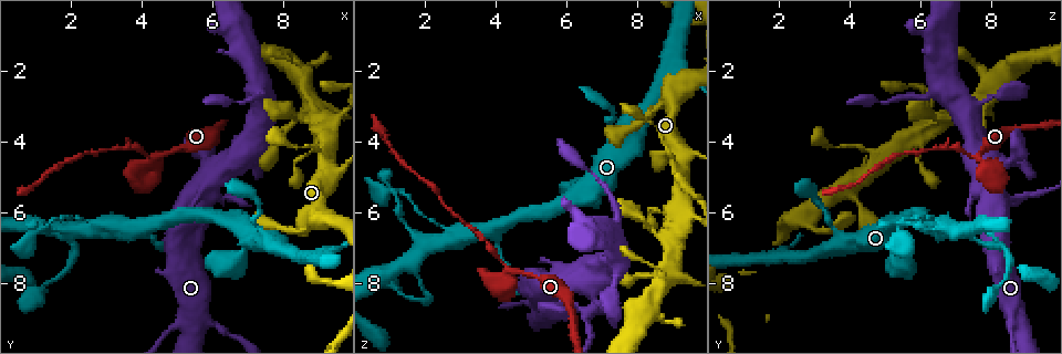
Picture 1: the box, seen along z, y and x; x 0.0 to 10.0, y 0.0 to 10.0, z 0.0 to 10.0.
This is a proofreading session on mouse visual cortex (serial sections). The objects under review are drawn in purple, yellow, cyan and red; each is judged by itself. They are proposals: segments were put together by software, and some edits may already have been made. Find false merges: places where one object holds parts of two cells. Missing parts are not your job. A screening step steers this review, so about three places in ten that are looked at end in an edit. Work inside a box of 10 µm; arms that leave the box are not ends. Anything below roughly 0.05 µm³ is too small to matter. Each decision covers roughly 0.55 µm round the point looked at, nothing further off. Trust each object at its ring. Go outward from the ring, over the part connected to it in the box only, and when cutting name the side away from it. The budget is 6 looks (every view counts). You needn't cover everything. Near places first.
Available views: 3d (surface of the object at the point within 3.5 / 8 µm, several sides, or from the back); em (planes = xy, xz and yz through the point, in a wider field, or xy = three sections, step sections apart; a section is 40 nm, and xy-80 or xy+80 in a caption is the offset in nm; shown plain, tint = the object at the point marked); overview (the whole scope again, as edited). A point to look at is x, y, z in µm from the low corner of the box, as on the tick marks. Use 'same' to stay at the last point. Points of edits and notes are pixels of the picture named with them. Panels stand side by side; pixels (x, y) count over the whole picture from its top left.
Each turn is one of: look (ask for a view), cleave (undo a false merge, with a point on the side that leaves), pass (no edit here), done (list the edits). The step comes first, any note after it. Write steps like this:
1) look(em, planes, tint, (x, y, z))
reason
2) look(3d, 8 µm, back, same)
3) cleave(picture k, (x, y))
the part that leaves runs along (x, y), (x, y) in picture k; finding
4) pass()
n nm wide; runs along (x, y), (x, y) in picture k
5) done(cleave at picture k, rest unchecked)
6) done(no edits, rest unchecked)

look(3d, 3.5 µm, (4.50, 4.45, 7.65))
thin neck

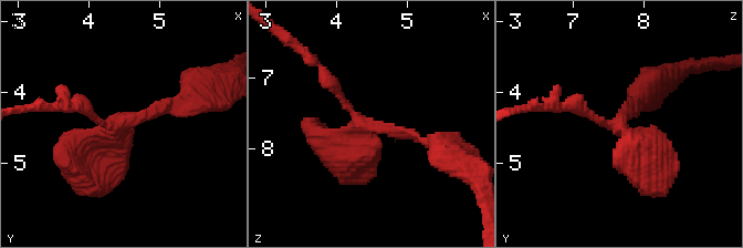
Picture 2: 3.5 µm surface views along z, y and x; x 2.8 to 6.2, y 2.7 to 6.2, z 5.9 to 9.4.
look(em, planes, tint, (4.45, 4.40, 7.65))
4 arms; arms of 150, 150, 250, 350 nm

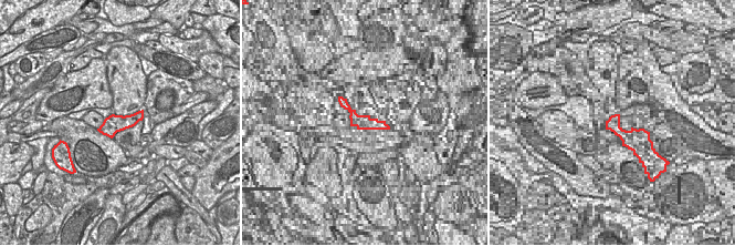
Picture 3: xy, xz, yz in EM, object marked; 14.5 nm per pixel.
pass()
runs along (187, 106), (123, 120), (89, 146), (95, 161) in picture 2; all the same cell

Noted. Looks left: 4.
look(3d, 3.5 µm, (1.90, 6.55, 8.05))
narrows sharply

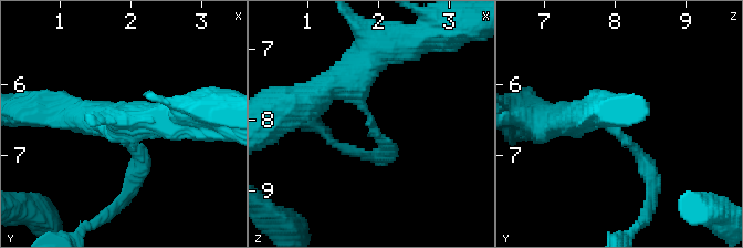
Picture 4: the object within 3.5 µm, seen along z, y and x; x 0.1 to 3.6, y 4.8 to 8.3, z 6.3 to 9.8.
look(em, xy, step 2, tint, (1.90, 6.65, 8.00))
arms of 250, 450 nm; now the EM

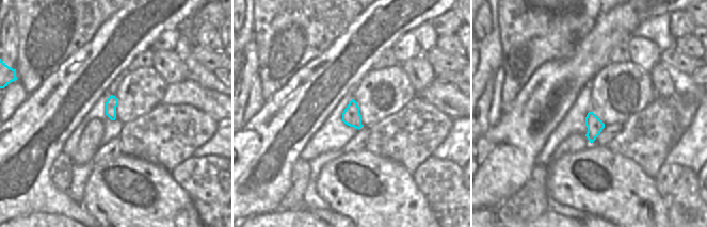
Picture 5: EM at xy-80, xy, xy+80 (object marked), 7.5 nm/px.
pass()
runs along (552, 121), (605, 121), (653, 182) in picture 4; all the same cell

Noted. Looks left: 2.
look(3d, 3.5 µm, (6.20, 5.60, 8.50))
thick turns thin

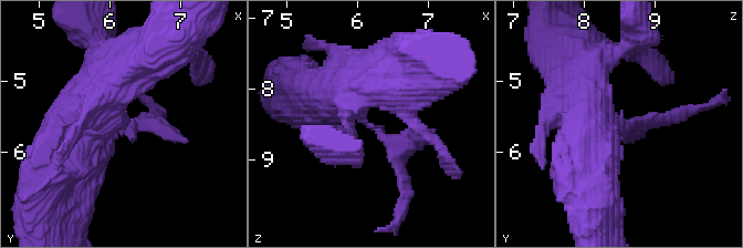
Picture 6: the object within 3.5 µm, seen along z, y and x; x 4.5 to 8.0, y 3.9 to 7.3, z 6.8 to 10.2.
look(em, xy, step 3, tint, (6.20, 5.60, 8.55))
need the tissue

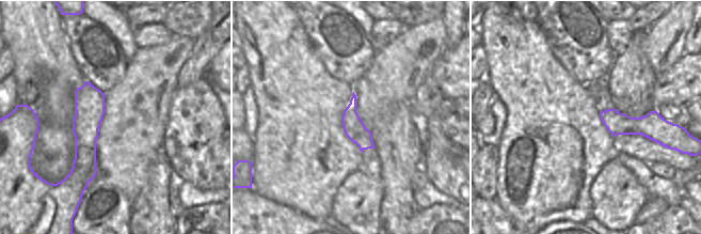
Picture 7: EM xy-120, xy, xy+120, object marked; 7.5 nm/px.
pass()
runs along (321, 95), (396, 146), (406, 186) in picture 6; one cell here

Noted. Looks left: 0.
done(no edits, rest unchecked)

